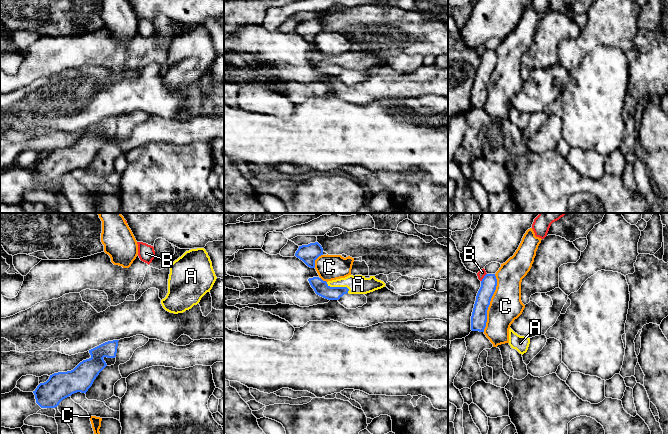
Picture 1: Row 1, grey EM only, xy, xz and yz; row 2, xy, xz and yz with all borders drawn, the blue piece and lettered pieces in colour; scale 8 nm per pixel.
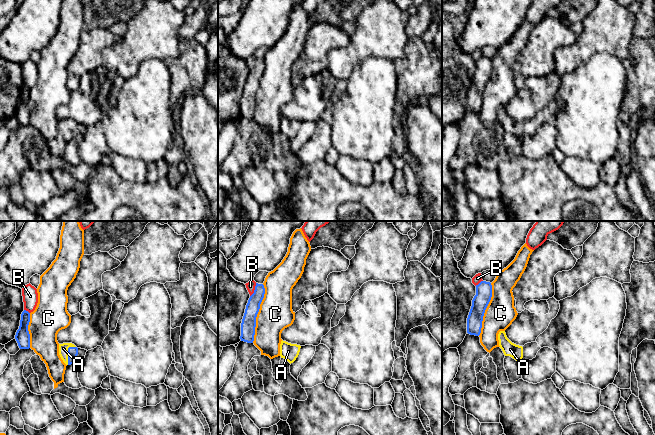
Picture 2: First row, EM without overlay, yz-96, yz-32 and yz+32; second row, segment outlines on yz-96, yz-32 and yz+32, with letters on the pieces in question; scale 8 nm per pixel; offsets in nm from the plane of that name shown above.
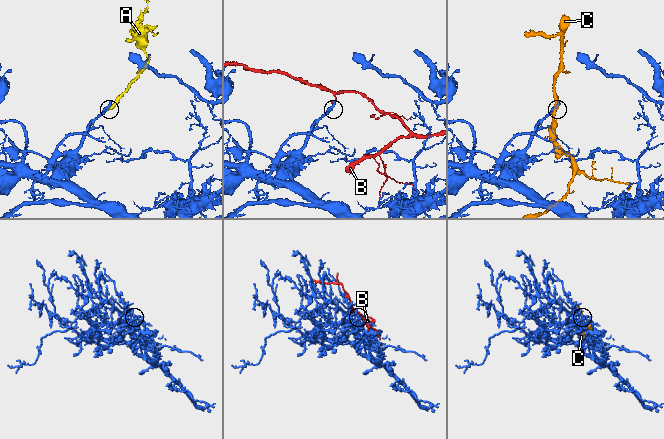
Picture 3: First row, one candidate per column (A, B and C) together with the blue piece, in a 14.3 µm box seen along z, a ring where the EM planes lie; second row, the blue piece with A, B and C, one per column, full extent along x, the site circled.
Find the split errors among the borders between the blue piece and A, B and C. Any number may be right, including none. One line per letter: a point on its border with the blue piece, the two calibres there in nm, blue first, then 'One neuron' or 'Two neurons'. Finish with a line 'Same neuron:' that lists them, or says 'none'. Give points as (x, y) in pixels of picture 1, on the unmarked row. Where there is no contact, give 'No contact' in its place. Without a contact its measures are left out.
A: Touches blue at xz (338, 63). Thickness 120 nm (blue) against 160 nm. One neuron
B: Touches blue at yz (484, 53). Thickness 130 nm (blue) against 60 nm. Two neurons
C: Touches blue at yz (489, 79). Thickness 130 nm (blue) against 260 nm. Two neurons
Same neuron: A

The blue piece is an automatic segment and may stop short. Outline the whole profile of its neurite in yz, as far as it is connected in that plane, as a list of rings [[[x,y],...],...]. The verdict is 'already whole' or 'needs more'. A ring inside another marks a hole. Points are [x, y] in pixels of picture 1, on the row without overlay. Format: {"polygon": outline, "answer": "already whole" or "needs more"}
{"polygon": [[[486,50],[482,55],[471,92],[472,107],[484,108],[487,98],[487,86],[496,62],[497,55],[495,50]]], "answer": "already whole"}

